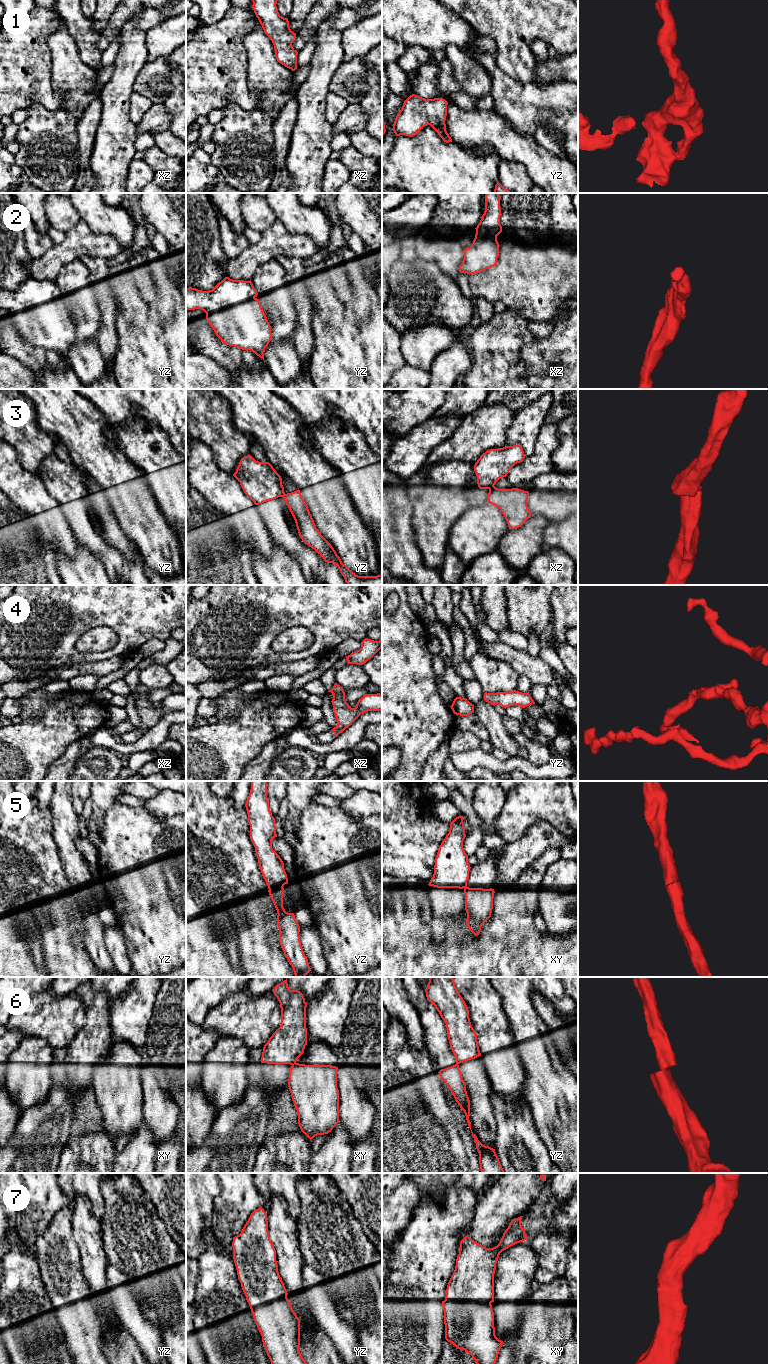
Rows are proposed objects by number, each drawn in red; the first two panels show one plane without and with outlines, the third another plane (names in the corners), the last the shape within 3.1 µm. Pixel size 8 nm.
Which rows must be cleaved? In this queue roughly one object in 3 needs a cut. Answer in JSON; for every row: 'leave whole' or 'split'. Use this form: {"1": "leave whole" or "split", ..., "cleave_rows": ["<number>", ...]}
{"1": "leave whole", "2": "leave whole", "3": "split", "4": "leave whole", "5": "split", "6": "split", "7": "leave whole", "cleave_rows": ["3", "5", "6"]}

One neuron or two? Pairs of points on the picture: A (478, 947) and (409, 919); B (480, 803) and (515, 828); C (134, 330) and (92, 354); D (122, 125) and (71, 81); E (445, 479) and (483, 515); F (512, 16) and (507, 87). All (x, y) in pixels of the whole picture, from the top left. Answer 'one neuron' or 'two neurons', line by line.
A: one neuron
B: two neurons
C: two neurons
D: two neurons
E: two neurons
F: two neurons

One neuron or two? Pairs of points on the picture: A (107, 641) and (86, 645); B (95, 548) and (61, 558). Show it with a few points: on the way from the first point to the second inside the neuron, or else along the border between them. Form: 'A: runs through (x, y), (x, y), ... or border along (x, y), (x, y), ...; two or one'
A: runs through (102, 641), (91, 643); one
B: border along (79, 543), (104, 567); two

